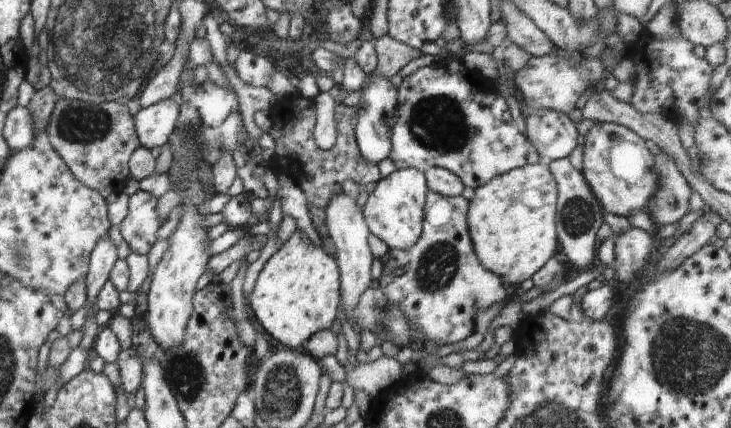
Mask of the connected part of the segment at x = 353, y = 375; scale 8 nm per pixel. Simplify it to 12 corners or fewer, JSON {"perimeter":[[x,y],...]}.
{"perimeter":[[393,357],[345,368],[346,381],[376,399],[403,376]]}

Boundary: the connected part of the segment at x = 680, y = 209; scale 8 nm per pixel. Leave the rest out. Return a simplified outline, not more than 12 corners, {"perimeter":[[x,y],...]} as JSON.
{"perimeter":[[655,156],[651,213],[660,228],[690,211],[693,190],[671,156]]}

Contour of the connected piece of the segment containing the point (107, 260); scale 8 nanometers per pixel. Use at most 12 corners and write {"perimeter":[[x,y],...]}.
{"perimeter":[[108,234],[89,256],[88,303],[95,302],[117,260]]}

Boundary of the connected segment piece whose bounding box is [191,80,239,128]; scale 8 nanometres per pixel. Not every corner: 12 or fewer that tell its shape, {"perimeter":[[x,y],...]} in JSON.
{"perimeter":[[208,80],[197,84],[191,105],[202,124],[220,126],[239,110],[236,96],[222,94]]}

